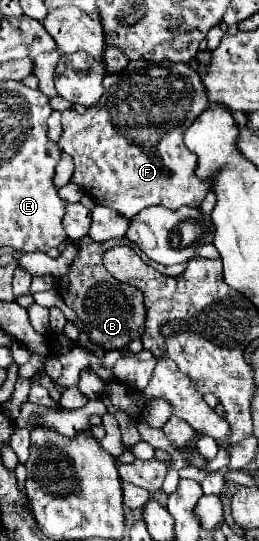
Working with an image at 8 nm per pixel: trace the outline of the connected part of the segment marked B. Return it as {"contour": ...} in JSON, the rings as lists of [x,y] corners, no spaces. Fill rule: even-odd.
{"contour":[[[83,237],[73,241],[77,247],[77,257],[67,275],[57,279],[57,293],[63,297],[69,309],[77,313],[77,317],[89,327],[89,343],[103,347],[105,351],[111,349],[125,349],[133,339],[141,339],[143,325],[145,325],[145,301],[139,289],[117,281],[109,271],[103,267],[101,257],[107,249],[115,245],[125,245],[125,239],[113,239],[107,243],[97,243],[91,237]]]}

